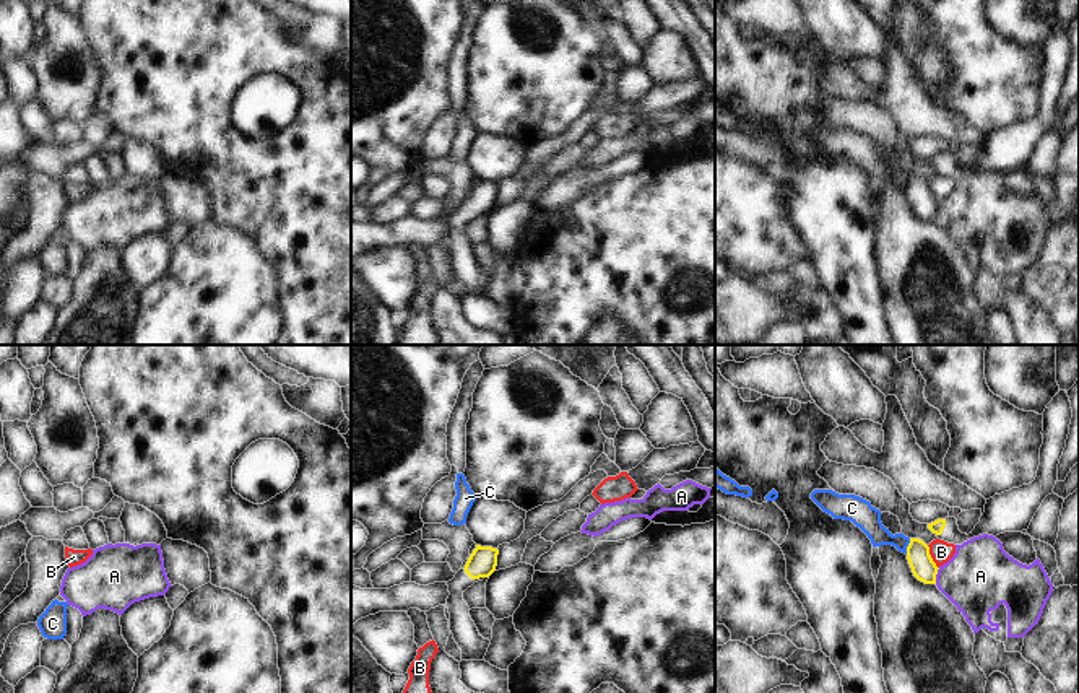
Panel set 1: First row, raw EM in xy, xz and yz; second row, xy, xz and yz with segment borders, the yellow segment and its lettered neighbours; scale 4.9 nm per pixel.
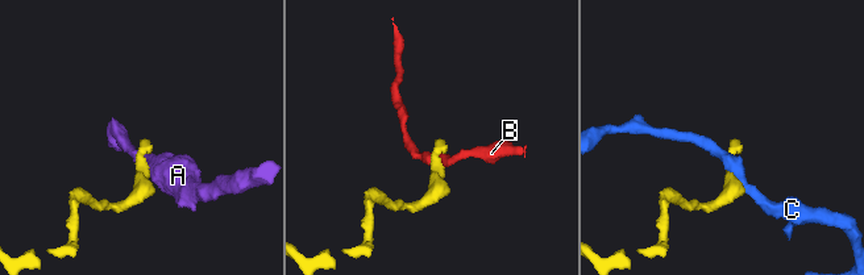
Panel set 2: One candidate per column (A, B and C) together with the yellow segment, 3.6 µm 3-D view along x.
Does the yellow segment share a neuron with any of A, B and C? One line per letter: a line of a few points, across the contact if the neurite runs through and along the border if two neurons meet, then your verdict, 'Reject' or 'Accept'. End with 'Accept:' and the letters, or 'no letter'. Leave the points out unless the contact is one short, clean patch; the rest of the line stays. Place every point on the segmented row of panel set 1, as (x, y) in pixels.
A: Line: yz (940, 568), (935, 583). Reject
B: Line: yz (927, 545), (938, 568). Reject
C: Reject
Accept: no letter.

